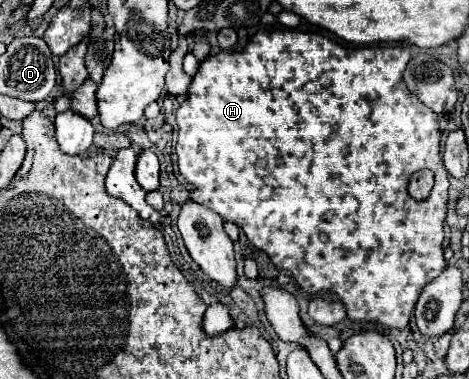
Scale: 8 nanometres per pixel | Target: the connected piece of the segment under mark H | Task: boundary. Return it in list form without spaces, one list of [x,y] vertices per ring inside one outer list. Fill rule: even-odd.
[[[262,29],[240,52],[218,52],[200,62],[198,72],[188,88],[188,98],[176,110],[178,124],[178,168],[180,174],[196,186],[192,198],[210,210],[216,210],[224,220],[240,226],[248,240],[264,250],[278,270],[290,272],[298,286],[306,292],[334,290],[348,310],[350,320],[376,320],[384,326],[406,328],[416,306],[418,294],[426,282],[432,282],[446,268],[442,240],[444,240],[444,218],[448,200],[448,174],[440,160],[440,126],[436,114],[426,108],[402,80],[402,72],[410,60],[408,46],[356,46],[344,48],[326,36],[300,32],[298,29]],[[428,168],[434,172],[436,184],[424,202],[416,202],[408,196],[408,180],[416,170]]]

